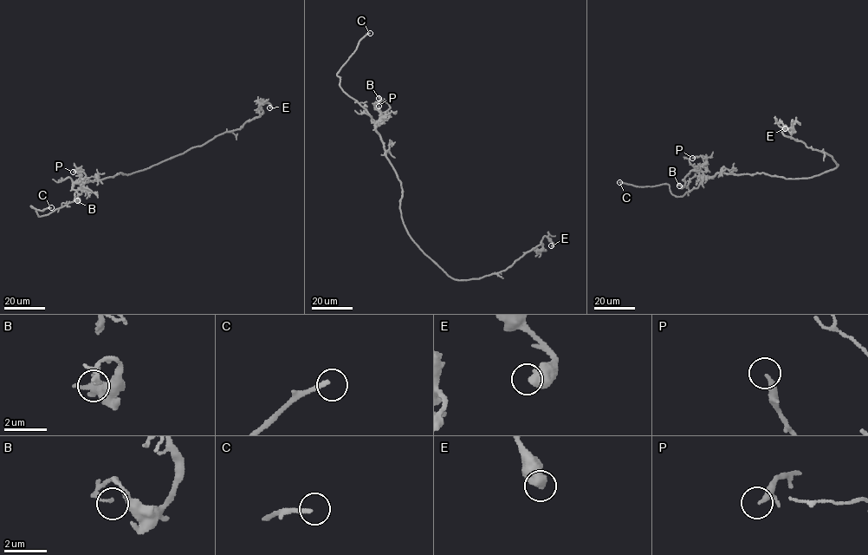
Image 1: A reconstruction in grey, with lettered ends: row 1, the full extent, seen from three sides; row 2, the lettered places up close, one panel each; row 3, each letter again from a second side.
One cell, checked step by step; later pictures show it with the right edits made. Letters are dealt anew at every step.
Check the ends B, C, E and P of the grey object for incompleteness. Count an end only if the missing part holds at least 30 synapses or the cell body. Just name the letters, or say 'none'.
C

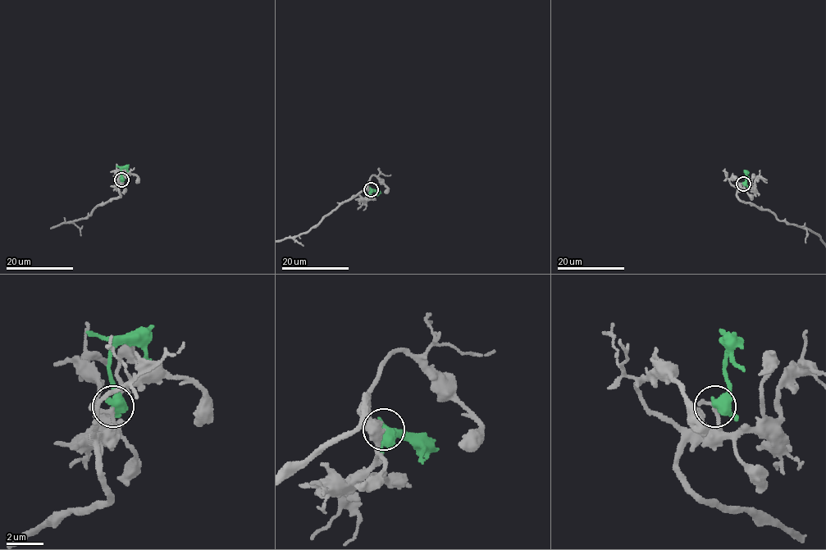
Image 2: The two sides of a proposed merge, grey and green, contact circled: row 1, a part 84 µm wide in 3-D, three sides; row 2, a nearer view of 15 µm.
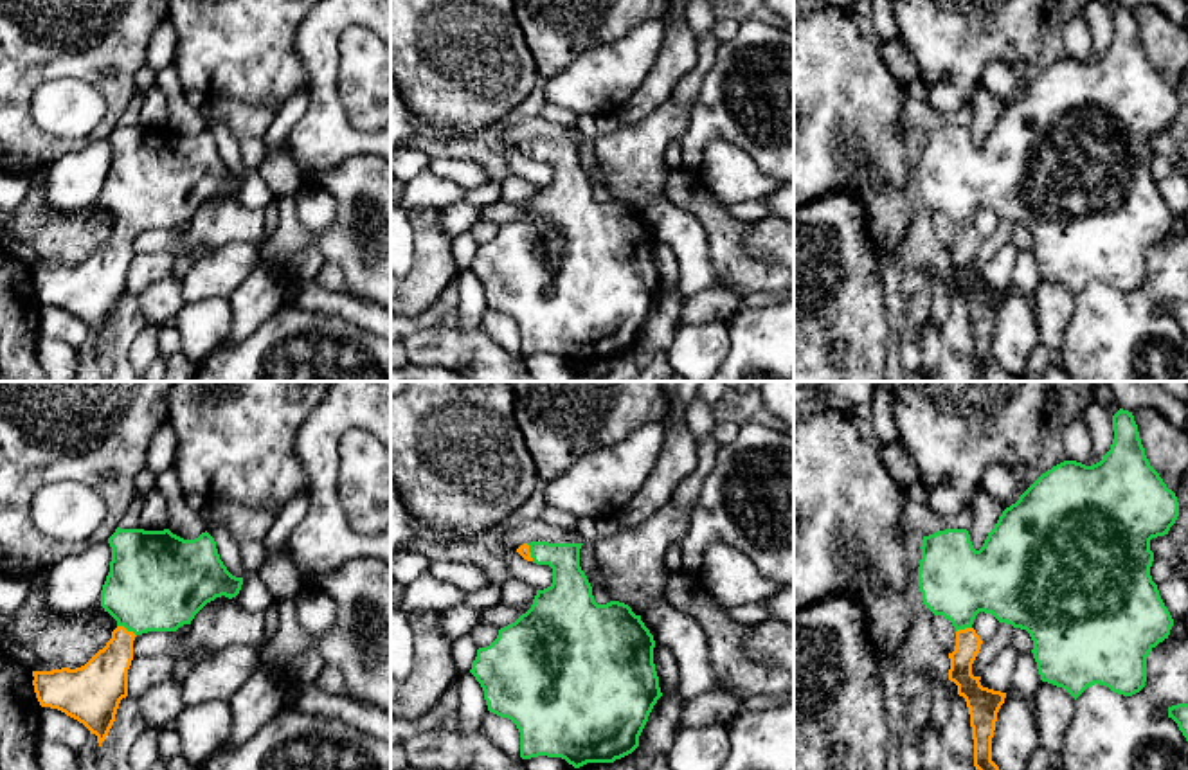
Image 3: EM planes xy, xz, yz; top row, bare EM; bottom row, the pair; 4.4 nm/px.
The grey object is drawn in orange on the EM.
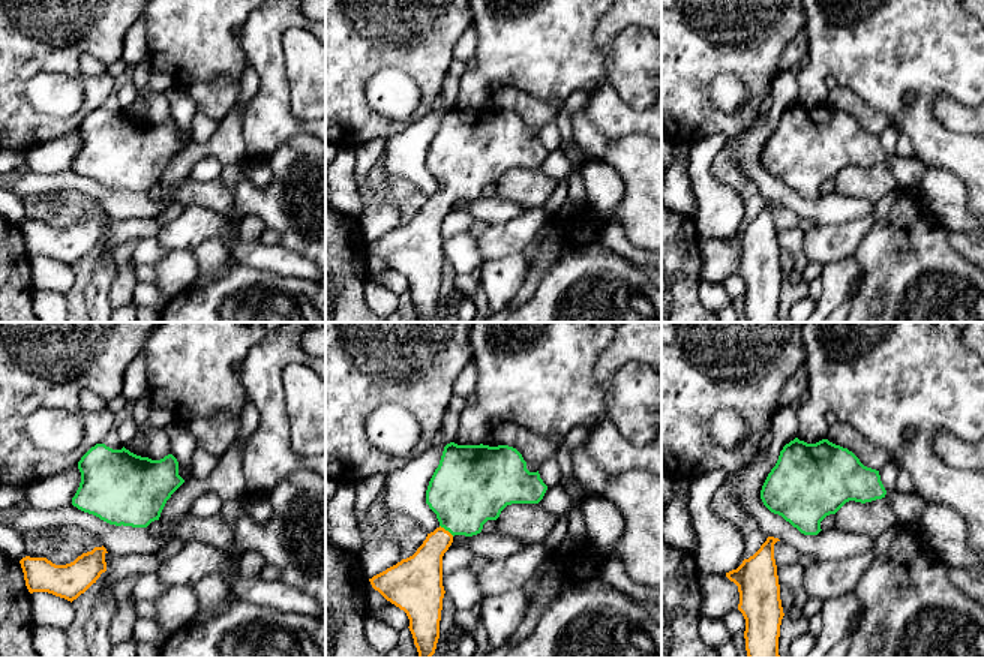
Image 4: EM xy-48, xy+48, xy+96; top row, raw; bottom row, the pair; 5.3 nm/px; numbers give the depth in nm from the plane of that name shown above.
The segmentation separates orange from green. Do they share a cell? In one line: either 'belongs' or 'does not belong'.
belongs

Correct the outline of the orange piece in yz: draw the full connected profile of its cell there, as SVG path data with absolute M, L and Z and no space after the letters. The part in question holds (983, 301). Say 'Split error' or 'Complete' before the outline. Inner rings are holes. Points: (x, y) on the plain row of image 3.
Split error. M1120 5L1112 27L1111 47L1100 59L1064 58L1042 70L1003 108L979 148L967 126L945 126L922 137L918 184L923 201L956 225L949 277L968 304L979 381L1021 381L992 358L992 335L1006 290L983 284L981 273L972 272L983 241L972 225L979 209L1026 227L1040 277L1066 286L1075 297L1094 281L1123 293L1139 290L1148 250L1174 223L1150 173L1150 137L1168 131L1179 99L1150 63L1132 9Z

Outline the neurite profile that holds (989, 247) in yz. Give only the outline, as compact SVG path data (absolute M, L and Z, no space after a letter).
M999 219L995 232L981 241L981 246L972 261L972 272L981 273L983 266L994 259L994 255L1010 245L1013 223Z

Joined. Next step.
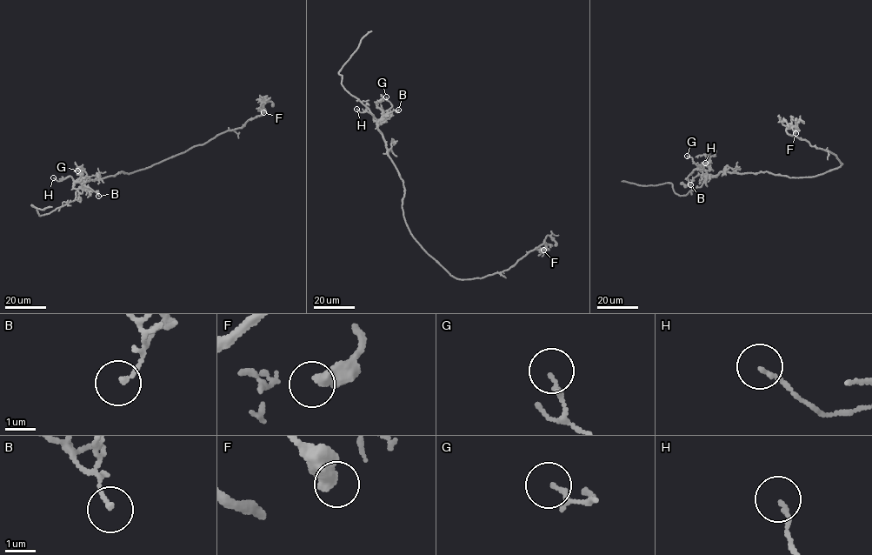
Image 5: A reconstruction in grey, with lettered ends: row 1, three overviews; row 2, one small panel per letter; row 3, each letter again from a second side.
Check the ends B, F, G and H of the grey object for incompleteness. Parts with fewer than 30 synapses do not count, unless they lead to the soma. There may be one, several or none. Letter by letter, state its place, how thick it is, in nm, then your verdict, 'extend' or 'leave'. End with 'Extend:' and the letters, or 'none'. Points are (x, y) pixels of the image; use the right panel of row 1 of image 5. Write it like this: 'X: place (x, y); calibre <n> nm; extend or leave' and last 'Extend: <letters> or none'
B: place (690, 184); calibre 140 nm; leave
F: place (795, 133); calibre 480 nm; leave
G: place (687, 156); calibre 100 nm; leave
H: place (705, 163); calibre 110 nm; leave
Extend: none

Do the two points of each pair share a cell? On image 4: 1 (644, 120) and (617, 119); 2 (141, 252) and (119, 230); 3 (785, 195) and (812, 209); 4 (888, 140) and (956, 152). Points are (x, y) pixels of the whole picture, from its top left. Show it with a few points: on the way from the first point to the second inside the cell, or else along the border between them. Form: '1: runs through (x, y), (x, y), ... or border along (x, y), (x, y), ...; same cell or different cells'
1: runs through (638, 120), (623, 120); same cell
2: border along (155, 236), (140, 239); different cells
3: runs through (791, 200), (806, 209); same cell
4: border along (890, 125), (897, 132); different cells

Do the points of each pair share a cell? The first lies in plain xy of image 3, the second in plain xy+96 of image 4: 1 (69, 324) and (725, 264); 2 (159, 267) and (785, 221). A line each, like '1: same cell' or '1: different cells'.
1: different cells
2: same cell

